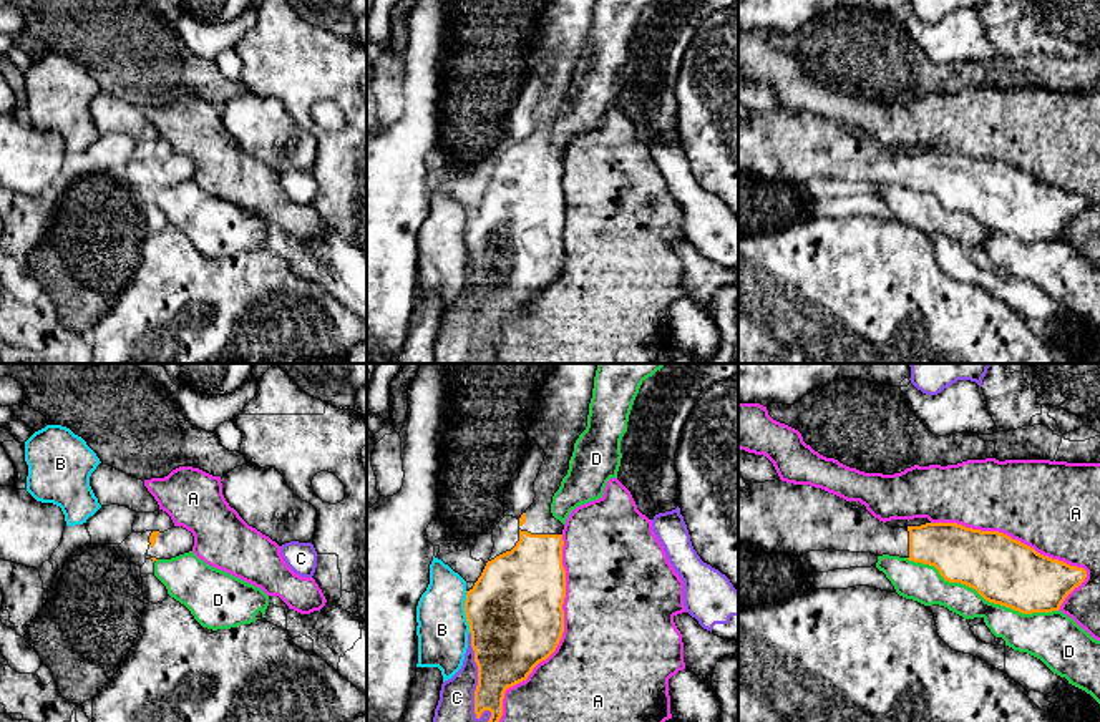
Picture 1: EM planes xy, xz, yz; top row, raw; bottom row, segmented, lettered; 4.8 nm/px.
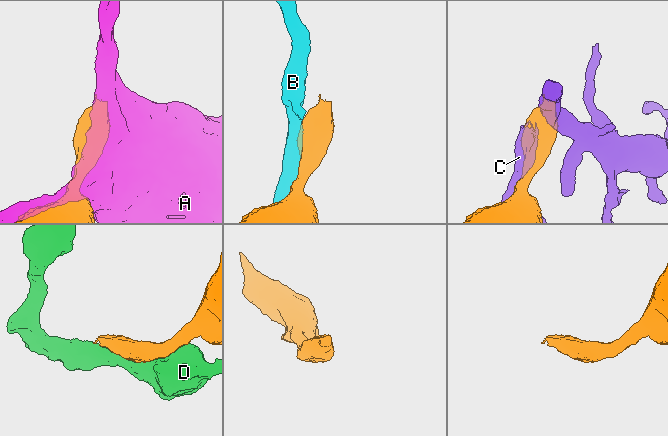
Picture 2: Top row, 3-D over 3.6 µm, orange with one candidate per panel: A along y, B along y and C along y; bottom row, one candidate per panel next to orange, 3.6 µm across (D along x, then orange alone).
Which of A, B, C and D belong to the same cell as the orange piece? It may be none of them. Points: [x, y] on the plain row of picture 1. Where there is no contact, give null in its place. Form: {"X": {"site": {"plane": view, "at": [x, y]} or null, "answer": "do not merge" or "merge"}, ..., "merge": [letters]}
{"A": {"site": {"plane": "xz", "at": [559, 268]}, "answer": "do not merge"}, "B": {"site": {"plane": "xz", "at": [465, 239]}, "answer": "do not merge"}, "C": {"site": {"plane": "xz", "at": [475, 319]}, "answer": "do not merge"}, "D": {"site": {"plane": "yz", "at": [983, 224]}, "answer": "do not merge"}, "merge": []}

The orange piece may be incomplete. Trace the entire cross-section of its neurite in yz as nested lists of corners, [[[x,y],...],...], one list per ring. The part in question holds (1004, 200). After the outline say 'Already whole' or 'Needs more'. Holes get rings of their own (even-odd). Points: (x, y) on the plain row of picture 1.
[[[781,108],[747,113],[738,121],[738,169],[763,181],[803,184],[810,179],[849,179],[889,183],[934,194],[949,211],[976,217],[986,229],[1022,242],[1059,239],[1065,226],[1078,216],[1087,199],[1052,188],[999,159],[981,159],[957,151],[926,151],[889,156],[869,139],[810,113]]]. Needs more

